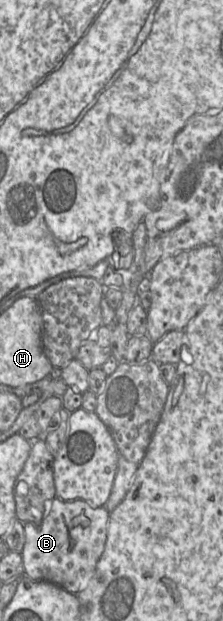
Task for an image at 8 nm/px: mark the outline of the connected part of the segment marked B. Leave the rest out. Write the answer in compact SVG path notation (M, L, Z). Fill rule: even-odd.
M57 496L49 503L47 513L39 523L23 523L25 529L25 544L21 552L24 564L24 576L33 580L45 580L57 584L72 593L78 593L82 590L95 573L97 563L105 550L107 541L108 525L110 512L104 507L94 507L85 500L64 501Z

